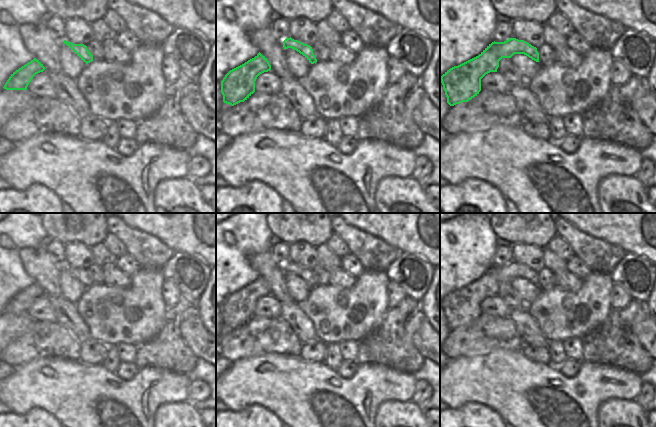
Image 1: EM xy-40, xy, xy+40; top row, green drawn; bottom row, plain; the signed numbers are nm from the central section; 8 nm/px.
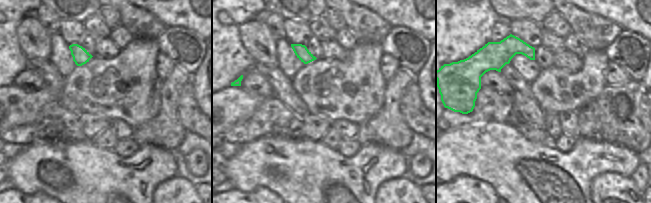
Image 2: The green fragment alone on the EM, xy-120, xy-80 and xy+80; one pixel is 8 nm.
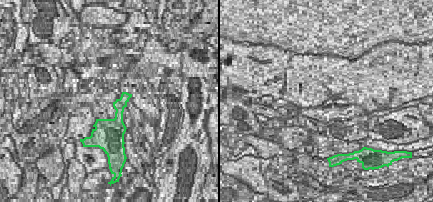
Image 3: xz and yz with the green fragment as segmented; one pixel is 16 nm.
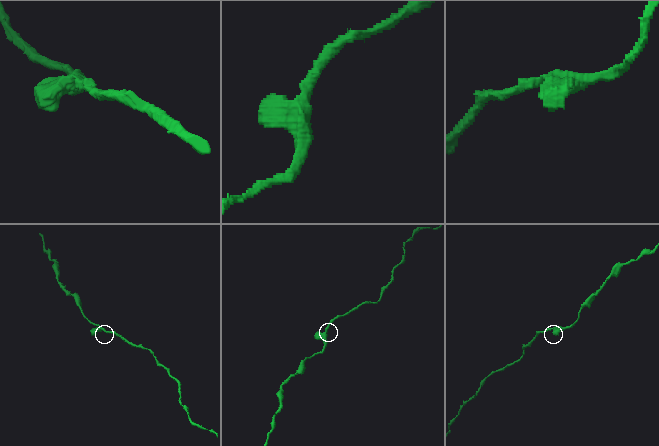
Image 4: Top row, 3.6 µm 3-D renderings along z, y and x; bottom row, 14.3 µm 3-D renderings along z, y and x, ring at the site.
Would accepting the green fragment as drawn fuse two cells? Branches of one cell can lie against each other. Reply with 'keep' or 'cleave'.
keep

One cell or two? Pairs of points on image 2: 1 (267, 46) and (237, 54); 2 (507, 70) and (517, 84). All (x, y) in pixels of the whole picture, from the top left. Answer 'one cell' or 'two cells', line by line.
1: two cells
2: one cell

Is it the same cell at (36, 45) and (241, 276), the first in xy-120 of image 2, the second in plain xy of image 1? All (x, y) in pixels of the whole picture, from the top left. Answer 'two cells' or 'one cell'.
two cells

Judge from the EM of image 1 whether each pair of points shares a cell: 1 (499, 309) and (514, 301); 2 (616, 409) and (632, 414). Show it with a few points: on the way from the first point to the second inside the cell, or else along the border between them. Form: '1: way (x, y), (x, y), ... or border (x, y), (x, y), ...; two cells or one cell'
1: border (497, 295), (513, 309); two cells
2: way (620, 413), (628, 414); one cell

